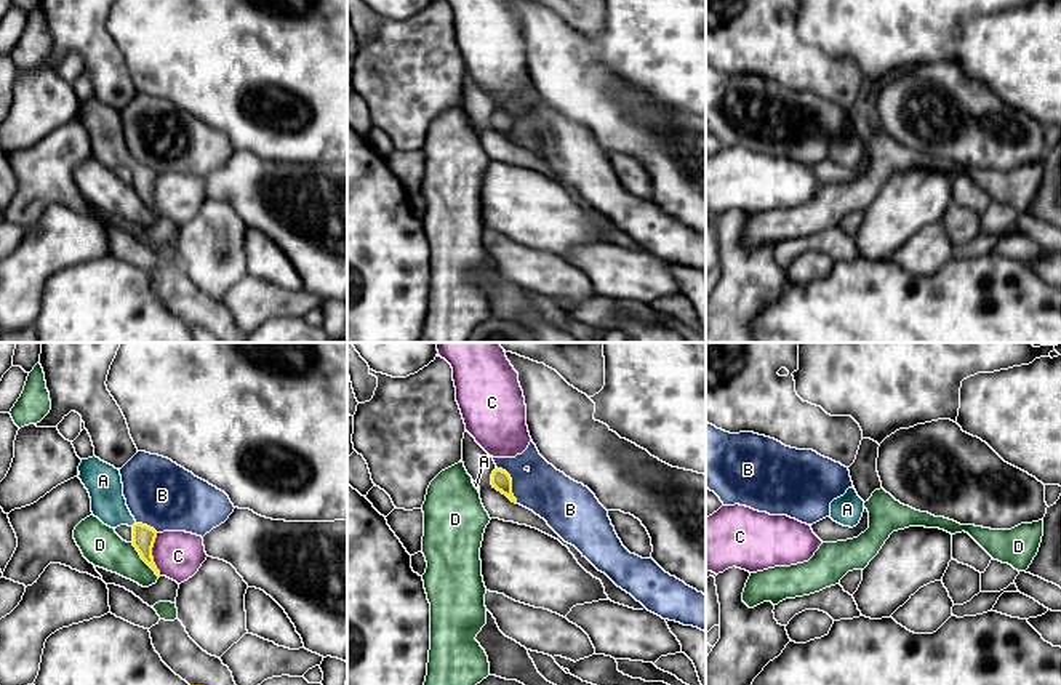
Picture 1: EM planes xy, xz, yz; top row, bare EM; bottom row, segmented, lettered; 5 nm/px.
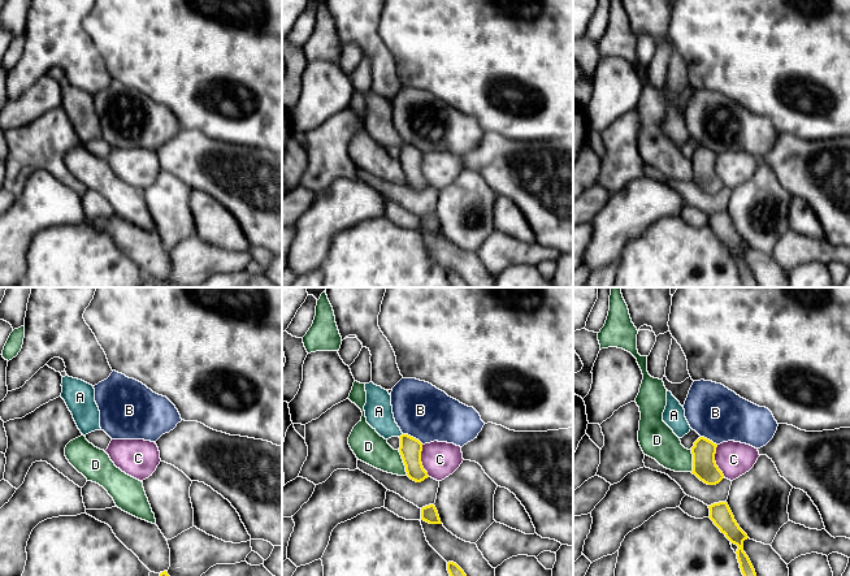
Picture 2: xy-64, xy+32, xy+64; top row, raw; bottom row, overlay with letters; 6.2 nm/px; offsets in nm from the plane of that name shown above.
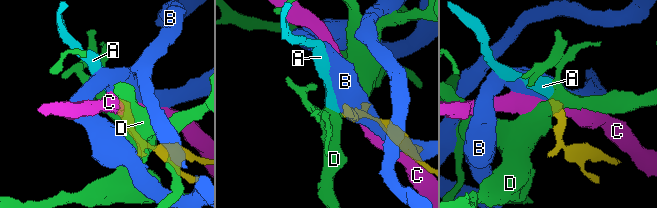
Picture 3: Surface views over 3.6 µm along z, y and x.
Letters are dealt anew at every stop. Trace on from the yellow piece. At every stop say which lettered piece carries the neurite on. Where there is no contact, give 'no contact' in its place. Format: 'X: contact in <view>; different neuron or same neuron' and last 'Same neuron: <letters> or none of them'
A: no contact; same neuron
B: contact in xz; different neuron
C: contact in xy; different neuron
D: contact in xy; different neuron
Same neuron: A

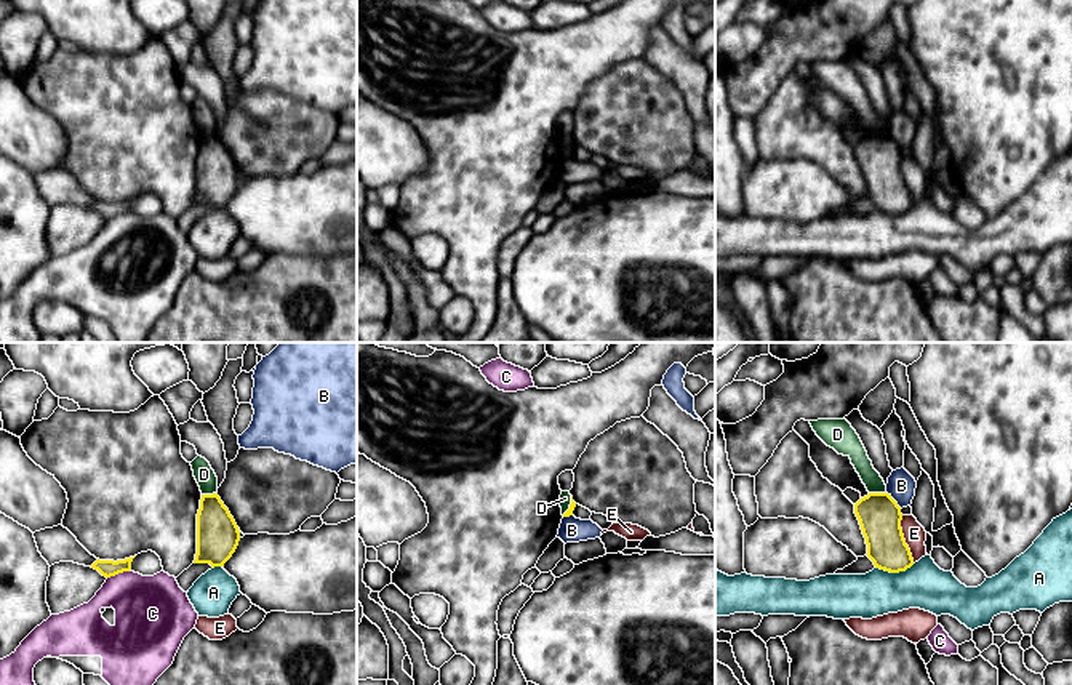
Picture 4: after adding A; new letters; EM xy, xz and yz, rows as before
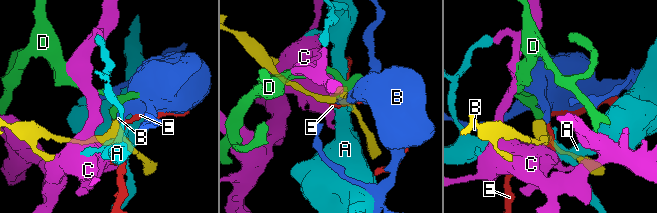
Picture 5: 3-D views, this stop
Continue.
A: contact in yz; different neuron
B: contact in yz; different neuron
C: contact in xy; different neuron
D: contact in yz; different neuron
E: contact in yz; different neuron
Same neuron: none of them

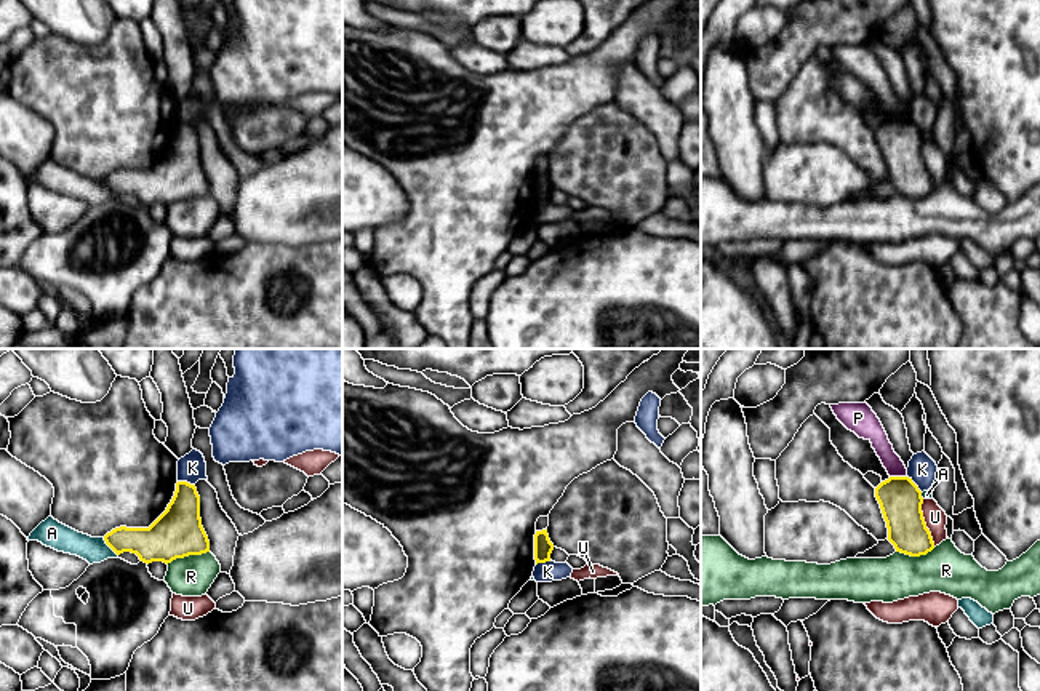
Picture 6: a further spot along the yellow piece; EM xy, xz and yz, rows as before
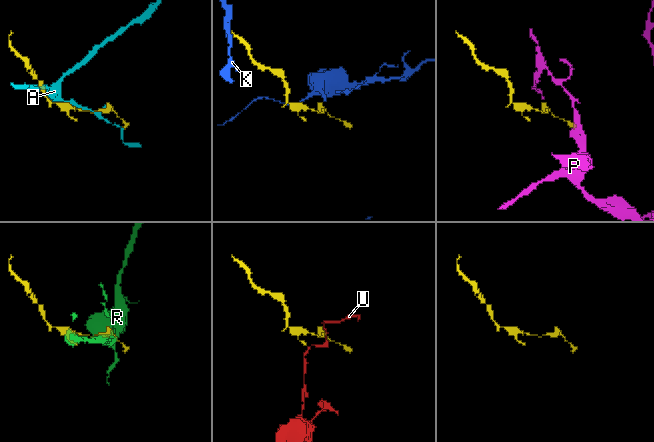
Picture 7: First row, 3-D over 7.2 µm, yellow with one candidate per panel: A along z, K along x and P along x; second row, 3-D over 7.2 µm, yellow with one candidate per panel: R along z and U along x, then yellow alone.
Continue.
A: contact in xy; different neuron
K: contact in yz; different neuron
P: contact in yz; different neuron
R: contact in xy; different neuron
U: contact in yz; different neuron
Same neuron: none of them

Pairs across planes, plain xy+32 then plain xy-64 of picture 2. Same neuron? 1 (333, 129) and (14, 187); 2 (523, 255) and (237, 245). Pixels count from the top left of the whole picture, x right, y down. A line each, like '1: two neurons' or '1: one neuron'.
1: one neuron
2: two neurons

